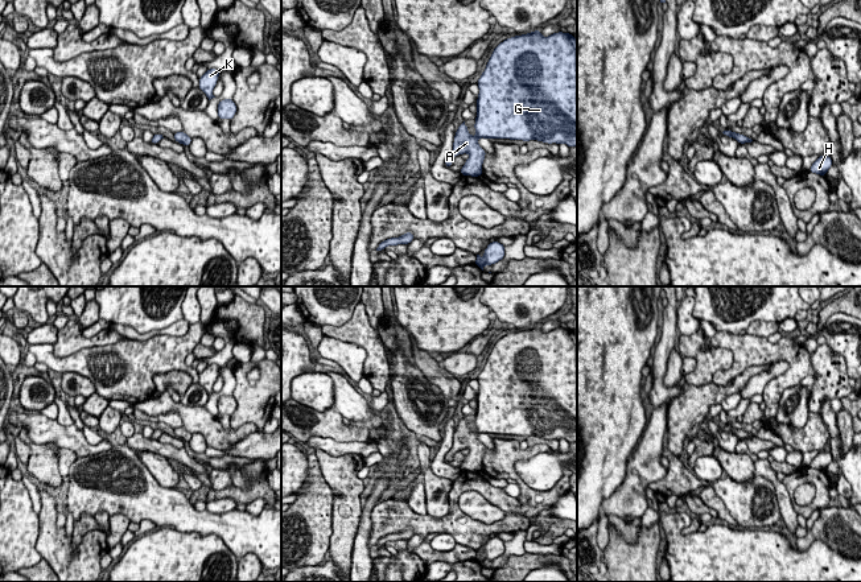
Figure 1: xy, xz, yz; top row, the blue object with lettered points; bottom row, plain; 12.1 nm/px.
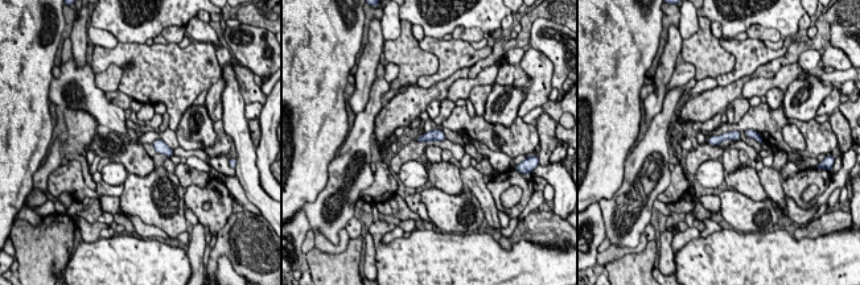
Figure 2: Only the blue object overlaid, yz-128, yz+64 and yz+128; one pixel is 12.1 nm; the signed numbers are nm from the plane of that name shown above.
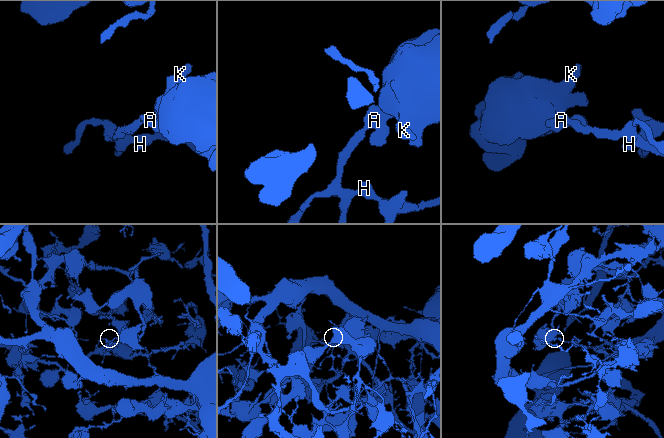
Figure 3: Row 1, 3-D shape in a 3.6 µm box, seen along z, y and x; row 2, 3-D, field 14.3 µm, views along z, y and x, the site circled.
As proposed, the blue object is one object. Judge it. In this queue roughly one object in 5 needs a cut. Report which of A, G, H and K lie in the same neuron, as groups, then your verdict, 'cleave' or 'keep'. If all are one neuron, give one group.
A G H K | keep

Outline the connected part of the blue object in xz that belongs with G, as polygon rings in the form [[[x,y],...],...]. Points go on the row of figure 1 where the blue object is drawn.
[[[534,30],[504,40],[494,49],[477,86],[477,135],[469,133],[465,121],[458,127],[453,150],[445,160],[446,168],[452,166],[456,156],[469,153],[460,173],[479,177],[486,156],[478,145],[481,137],[577,146],[577,41],[573,34],[557,32],[543,37],[541,30]]]

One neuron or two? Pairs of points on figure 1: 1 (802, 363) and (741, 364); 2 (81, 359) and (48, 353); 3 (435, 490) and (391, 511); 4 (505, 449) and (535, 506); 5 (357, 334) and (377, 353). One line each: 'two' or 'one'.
1: one
2: one
3: two
4: one
5: one

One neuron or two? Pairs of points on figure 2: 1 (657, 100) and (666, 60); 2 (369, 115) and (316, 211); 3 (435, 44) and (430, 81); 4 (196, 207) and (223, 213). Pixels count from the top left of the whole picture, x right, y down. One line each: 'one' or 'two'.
1: one
2: one
3: one
4: one

